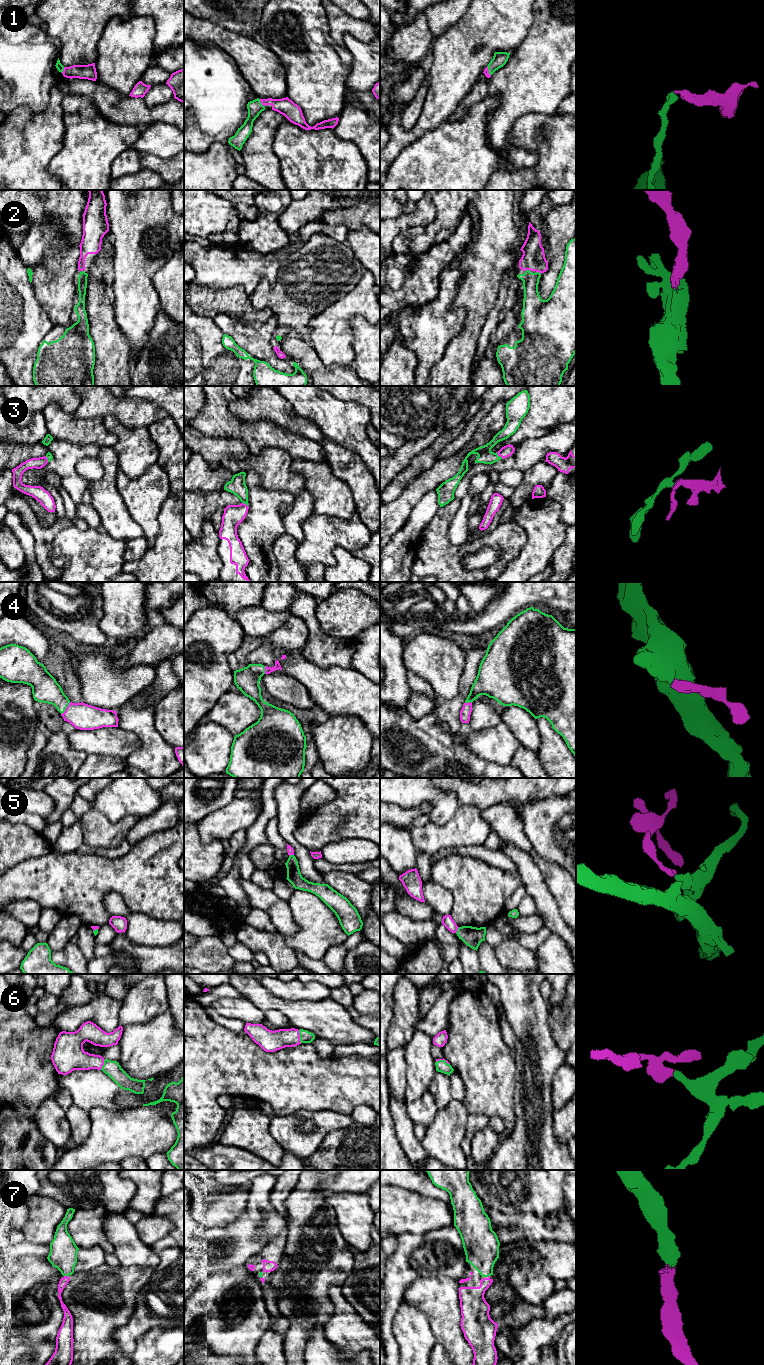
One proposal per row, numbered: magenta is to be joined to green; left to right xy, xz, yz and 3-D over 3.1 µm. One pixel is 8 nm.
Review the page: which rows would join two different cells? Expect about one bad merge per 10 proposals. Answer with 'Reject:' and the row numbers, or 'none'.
Reject: none

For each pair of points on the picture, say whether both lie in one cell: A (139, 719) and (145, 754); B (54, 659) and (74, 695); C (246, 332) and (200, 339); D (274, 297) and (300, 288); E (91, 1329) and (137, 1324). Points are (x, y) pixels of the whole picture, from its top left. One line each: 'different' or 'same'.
A: same
B: same
C: different
D: same
E: different

